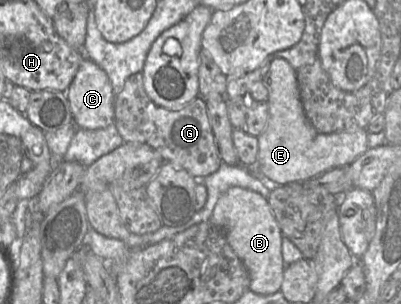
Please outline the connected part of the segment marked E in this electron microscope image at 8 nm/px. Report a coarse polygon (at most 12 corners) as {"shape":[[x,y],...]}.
{"shape":[[275,58],[258,168],[274,185],[348,167],[367,129],[318,132],[297,71]]}

